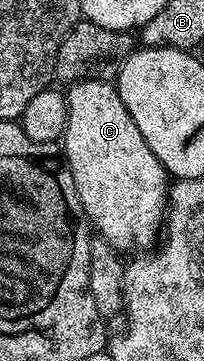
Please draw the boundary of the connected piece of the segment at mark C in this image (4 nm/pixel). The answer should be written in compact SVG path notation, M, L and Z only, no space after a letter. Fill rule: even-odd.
M81 79L69 87L72 88L67 88L66 91L68 119L64 123L62 154L74 177L84 217L94 228L95 234L105 239L111 247L115 247L117 252L135 252L137 249L147 248L150 245L148 243L157 238L166 218L169 173L162 161L158 161L158 157L150 153L150 145L142 141L142 133L138 133L134 117L130 117L126 105L122 105L122 97L111 82L103 79Z

